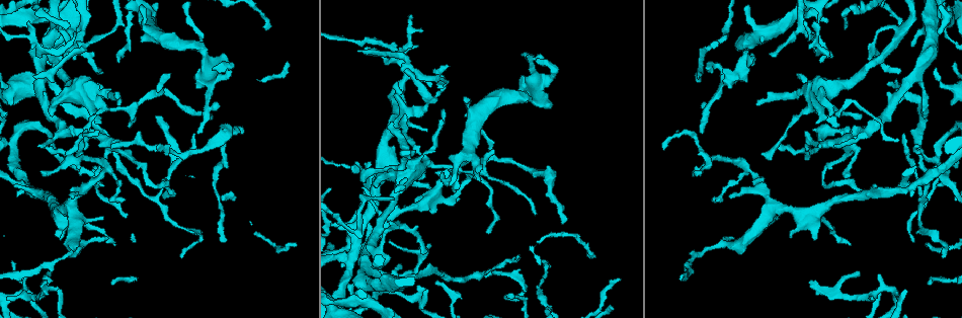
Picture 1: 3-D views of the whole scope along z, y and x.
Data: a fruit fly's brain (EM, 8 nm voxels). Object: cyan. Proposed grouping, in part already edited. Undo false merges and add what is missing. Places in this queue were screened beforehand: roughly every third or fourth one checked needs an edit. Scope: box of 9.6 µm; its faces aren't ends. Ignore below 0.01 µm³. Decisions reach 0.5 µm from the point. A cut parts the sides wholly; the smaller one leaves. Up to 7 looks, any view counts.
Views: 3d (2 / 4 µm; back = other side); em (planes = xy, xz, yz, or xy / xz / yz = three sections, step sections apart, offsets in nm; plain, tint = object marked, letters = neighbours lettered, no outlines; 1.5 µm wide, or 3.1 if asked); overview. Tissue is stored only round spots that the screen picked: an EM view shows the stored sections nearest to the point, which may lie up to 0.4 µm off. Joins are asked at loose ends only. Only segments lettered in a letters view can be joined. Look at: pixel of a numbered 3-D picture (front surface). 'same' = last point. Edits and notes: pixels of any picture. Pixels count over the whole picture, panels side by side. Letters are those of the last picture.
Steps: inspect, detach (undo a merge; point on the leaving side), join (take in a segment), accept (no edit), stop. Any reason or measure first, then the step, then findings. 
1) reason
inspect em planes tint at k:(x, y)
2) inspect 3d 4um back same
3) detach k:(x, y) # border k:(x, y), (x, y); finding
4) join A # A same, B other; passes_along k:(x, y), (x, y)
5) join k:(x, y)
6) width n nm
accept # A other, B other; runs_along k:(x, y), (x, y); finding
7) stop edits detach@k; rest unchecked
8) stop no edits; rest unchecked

end of a long branch
inspect 3d 4um at 1:(238, 130)

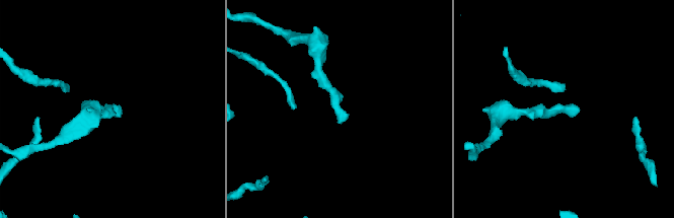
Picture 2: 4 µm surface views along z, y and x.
now the EM
inspect em planes letters at 2:(577, 111)

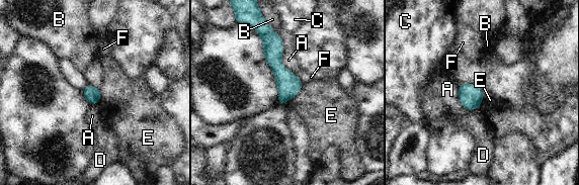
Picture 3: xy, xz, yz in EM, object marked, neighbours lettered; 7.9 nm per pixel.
width 120 nm
accept # A other, B other, C other, D other, E other, F other; border 3:(304, 83), (301, 89), (286, 102); no lettered segment goes on from it

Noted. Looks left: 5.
calibre changes
inspect em xz step 4 tint at 1:(131, 142)

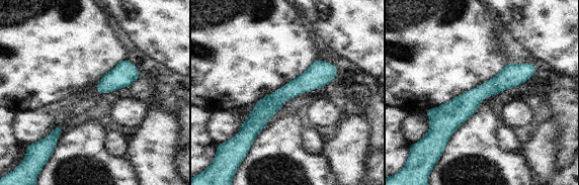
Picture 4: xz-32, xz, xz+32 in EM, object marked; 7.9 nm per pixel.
inspect em planes letters same

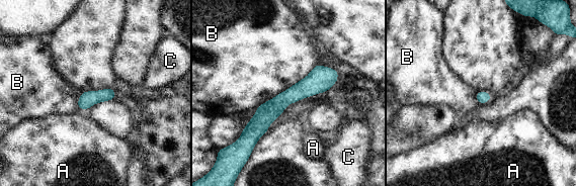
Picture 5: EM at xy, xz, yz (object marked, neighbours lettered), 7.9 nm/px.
accept # A other, B other, C other; border 5:(318, 64), (305, 77), (257, 107); one cell here

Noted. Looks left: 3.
inspect em yz step 8 letters at 1:(429, 246)

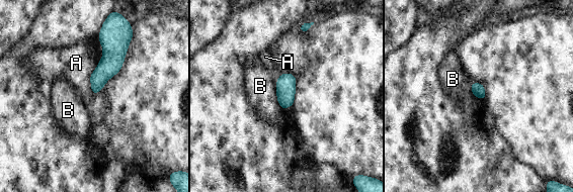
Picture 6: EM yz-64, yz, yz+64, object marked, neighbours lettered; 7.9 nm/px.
inspect em planes letters same

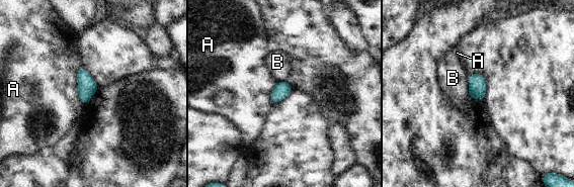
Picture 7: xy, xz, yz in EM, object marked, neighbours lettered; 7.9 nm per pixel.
accept # A other, B other; border 7:(470, 75), (468, 94); none of them fits

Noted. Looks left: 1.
stop no edits; rest unchecked

